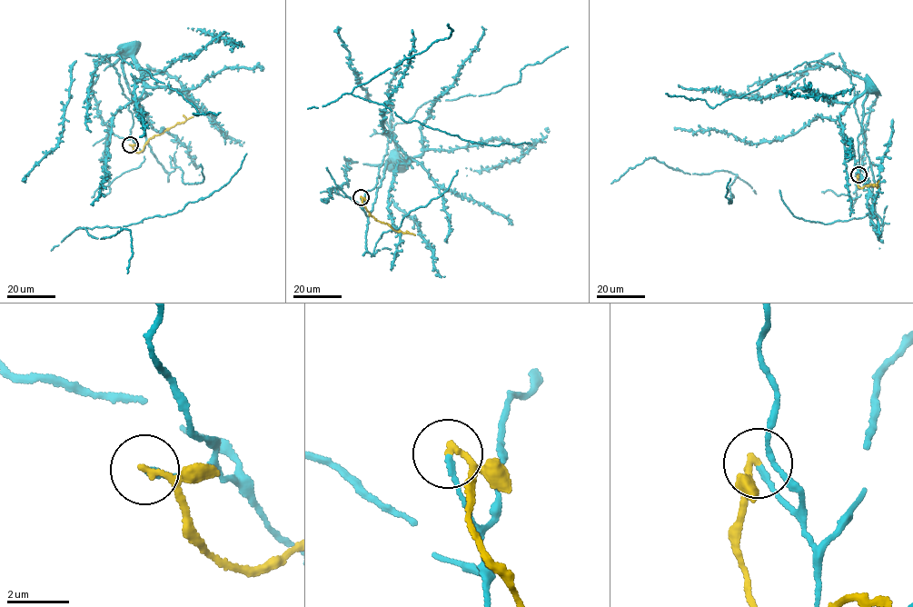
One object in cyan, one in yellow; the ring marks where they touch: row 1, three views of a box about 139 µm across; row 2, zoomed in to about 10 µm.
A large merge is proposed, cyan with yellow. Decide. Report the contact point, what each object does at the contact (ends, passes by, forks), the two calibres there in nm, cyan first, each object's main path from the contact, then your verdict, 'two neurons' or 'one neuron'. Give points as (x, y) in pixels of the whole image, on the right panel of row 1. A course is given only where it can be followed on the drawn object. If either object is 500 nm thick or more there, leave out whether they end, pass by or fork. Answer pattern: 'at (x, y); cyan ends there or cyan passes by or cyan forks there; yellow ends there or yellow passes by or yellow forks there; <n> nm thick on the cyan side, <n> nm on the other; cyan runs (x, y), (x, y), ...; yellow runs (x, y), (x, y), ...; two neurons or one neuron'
at (858, 174); cyan ends there; yellow ends there; 180 nm thick on the cyan side, 200 nm on the other; cyan runs (858, 174), (864, 189), (874, 183), (862, 124), (863, 104), (870, 91), (869, 84); yellow runs (858, 174), (857, 181), (862, 188), (877, 186); two neurons

